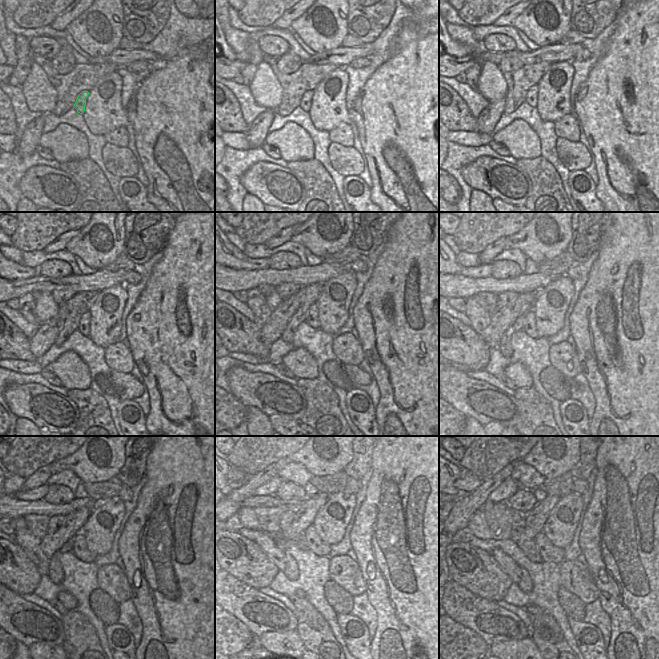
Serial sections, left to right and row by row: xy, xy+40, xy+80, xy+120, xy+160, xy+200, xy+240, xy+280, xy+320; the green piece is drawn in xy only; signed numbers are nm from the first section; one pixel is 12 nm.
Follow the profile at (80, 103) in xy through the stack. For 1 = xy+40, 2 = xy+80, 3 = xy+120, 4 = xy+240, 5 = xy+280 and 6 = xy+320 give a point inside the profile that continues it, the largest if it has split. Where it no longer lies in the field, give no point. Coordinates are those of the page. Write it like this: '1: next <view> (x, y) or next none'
1: next xy+40 (306, 101)
2: next xy+80 (531, 98)
3: next xy+120 (83, 326)
4: next xy+240 (90, 546)
5: next xy+280 (315, 544)
6: next xy+320 (549, 553)

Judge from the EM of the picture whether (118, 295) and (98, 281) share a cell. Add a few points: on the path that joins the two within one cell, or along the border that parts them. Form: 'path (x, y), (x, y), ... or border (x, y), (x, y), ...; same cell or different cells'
border (122, 284), (114, 284), (99, 291); different cells

